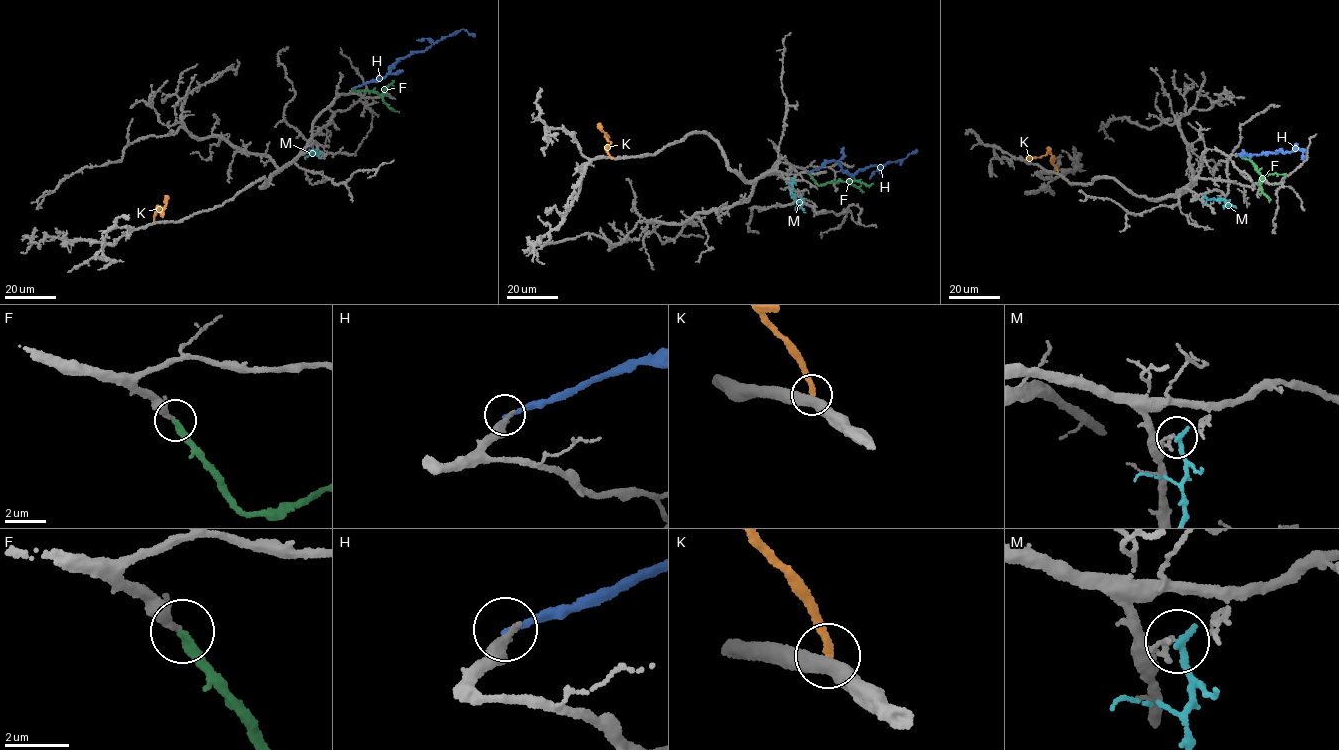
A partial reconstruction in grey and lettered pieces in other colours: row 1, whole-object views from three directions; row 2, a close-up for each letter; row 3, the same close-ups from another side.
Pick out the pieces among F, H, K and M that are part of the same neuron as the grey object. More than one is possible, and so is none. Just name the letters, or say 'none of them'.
F

